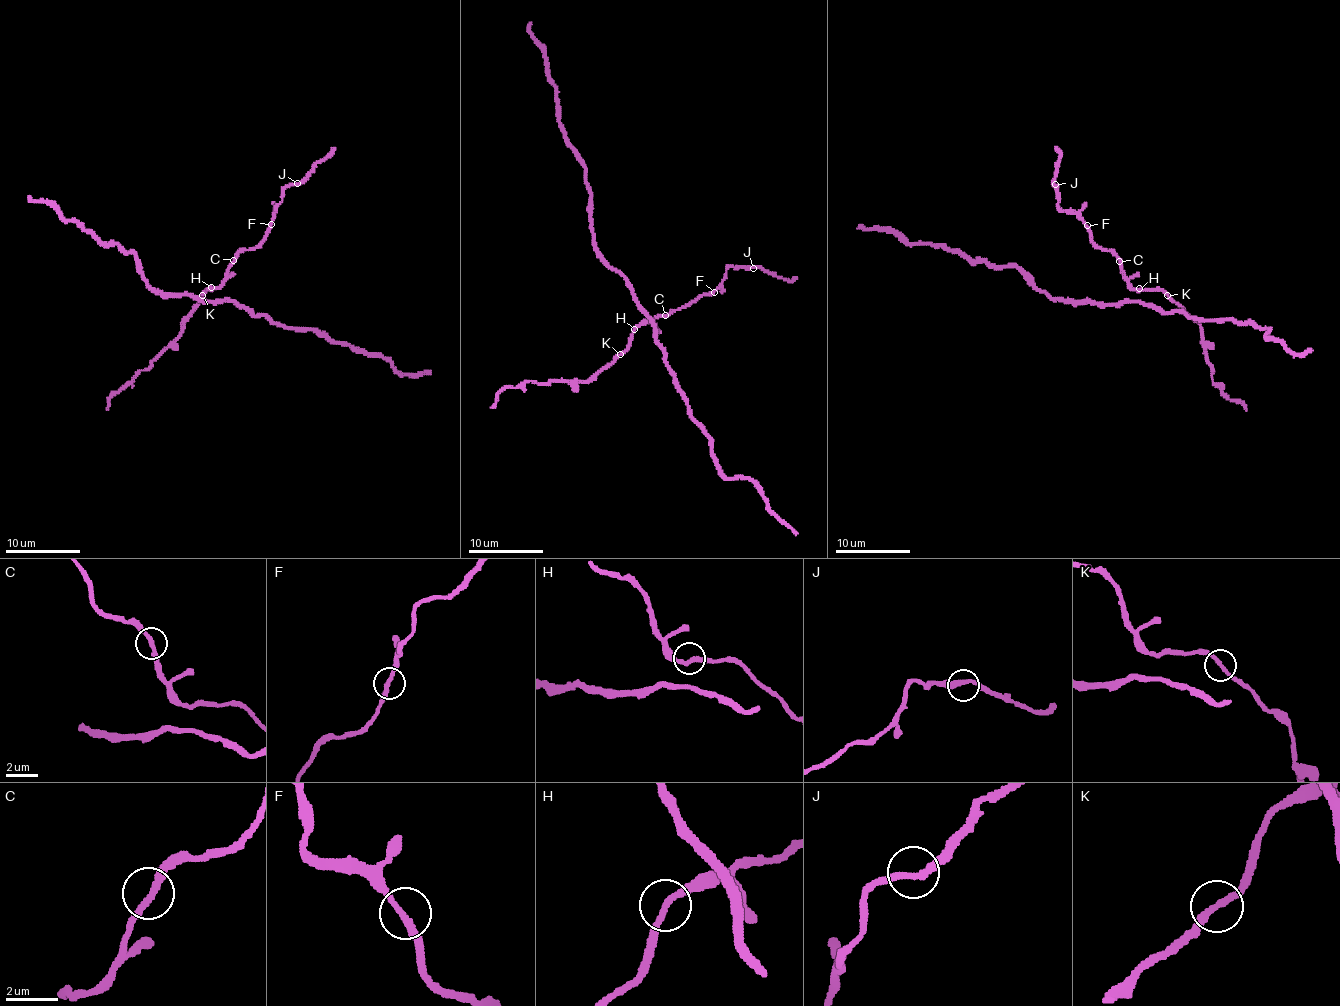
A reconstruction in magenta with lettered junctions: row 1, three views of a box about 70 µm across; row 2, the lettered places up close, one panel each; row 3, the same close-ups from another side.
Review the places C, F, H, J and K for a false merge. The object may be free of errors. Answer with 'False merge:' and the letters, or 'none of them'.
False merge: none of them

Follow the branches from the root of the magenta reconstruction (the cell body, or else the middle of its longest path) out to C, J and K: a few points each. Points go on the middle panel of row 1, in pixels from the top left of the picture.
C: (633, 292), (633, 300), (649, 318), (645, 321), (665, 315)
J: (633, 292), (633, 300), (649, 318), (646, 321), (656, 316), (665, 317), (712, 292), (728, 267), (753, 268)
K: (633, 292), (633, 300), (649, 318), (632, 332), (628, 347), (620, 355)

